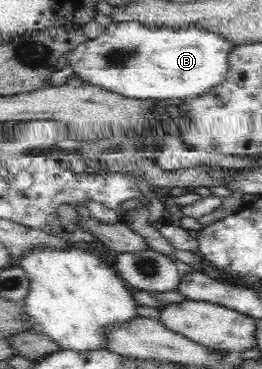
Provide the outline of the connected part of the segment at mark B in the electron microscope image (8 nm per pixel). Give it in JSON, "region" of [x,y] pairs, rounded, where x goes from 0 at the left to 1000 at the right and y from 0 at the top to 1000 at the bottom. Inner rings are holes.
{"region":[[[439,57],[366,106],[336,106],[290,125],[260,149],[256,176],[305,217],[385,233],[389,241],[405,241],[420,252],[450,252],[469,263],[496,263],[511,271],[672,263],[691,271],[706,263],[748,263],[798,236],[832,230],[866,190],[863,149],[901,130],[905,122],[889,122],[874,106],[794,89],[794,84],[763,84],[756,73],[664,84],[634,68],[550,73],[527,57]]]}

